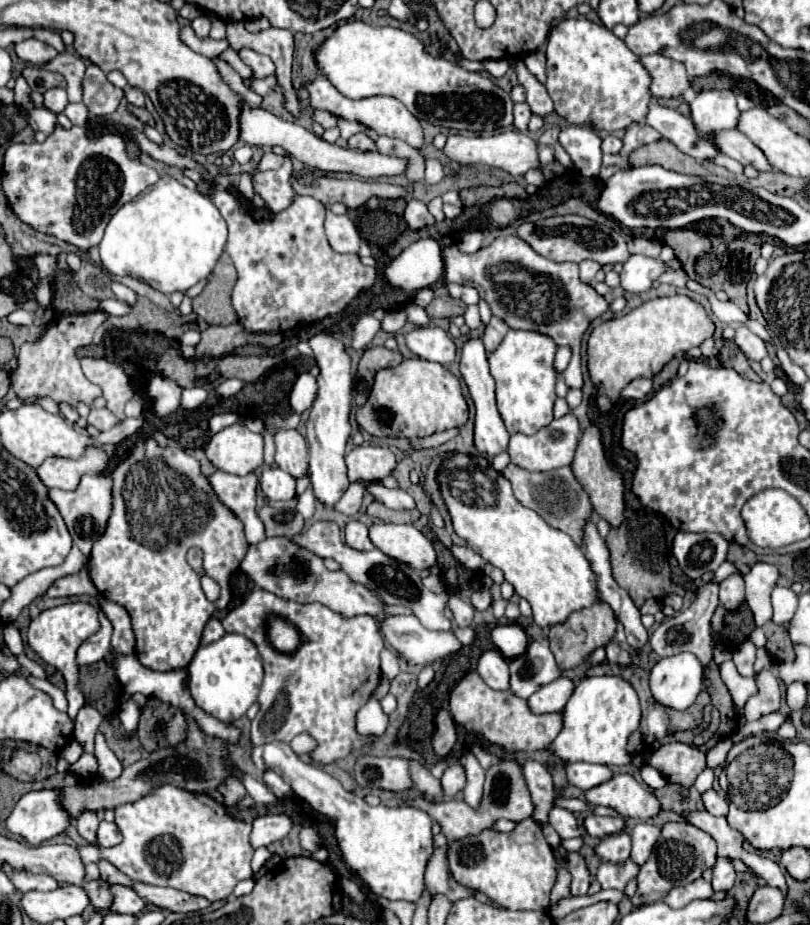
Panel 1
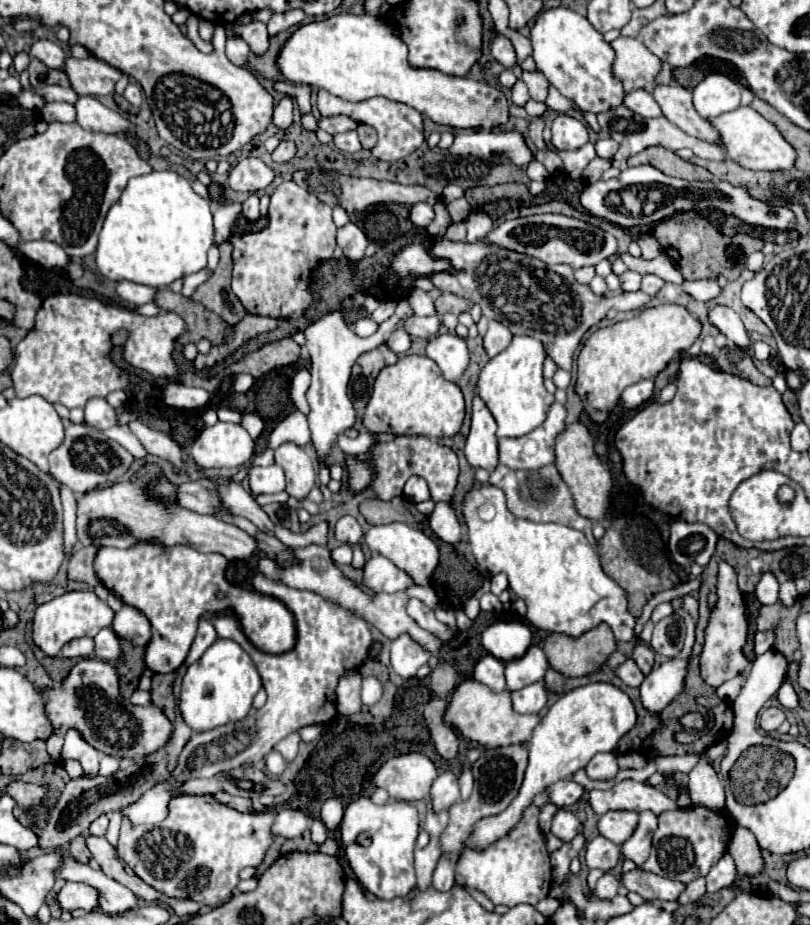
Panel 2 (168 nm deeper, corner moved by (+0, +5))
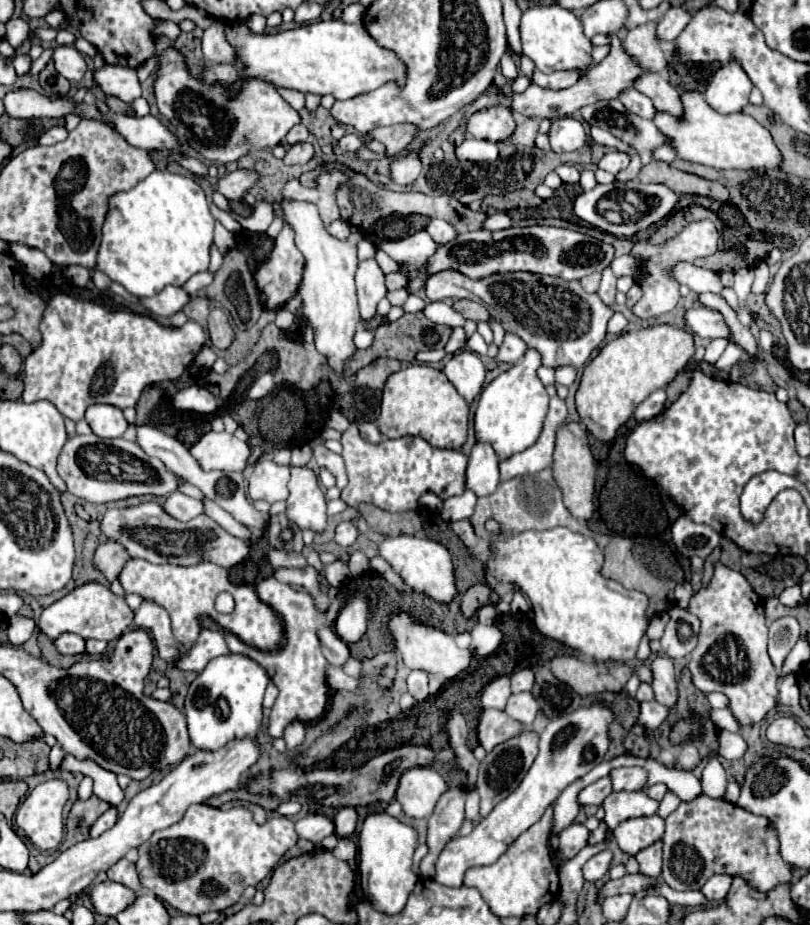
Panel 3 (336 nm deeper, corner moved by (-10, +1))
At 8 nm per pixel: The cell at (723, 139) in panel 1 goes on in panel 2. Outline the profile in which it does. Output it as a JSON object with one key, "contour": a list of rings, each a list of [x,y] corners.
{"contour":[[[675,81],[671,85],[655,85],[651,95],[659,103],[663,117],[681,131],[707,143],[717,143],[717,131],[695,111],[691,93],[685,87],[677,85]]]}

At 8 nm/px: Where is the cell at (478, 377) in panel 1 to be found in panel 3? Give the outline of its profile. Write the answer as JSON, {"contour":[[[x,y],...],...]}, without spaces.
{"contour":[[[479,441],[471,455],[467,467],[467,489],[475,491],[477,497],[489,495],[499,483],[499,457],[489,443]]]}

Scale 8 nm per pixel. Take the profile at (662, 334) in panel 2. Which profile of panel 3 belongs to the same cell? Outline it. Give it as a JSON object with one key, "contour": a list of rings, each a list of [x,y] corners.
{"contour":[[[653,325],[639,331],[627,331],[611,339],[599,355],[585,367],[581,385],[575,395],[577,411],[583,425],[599,441],[611,441],[617,429],[633,415],[635,407],[655,389],[665,387],[685,369],[695,353],[693,333],[673,325]]]}

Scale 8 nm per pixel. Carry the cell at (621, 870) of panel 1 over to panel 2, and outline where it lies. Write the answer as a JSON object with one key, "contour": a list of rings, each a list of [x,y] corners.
{"contour":[[[605,873],[597,881],[595,891],[593,891],[593,897],[597,897],[597,899],[613,899],[617,895],[617,889],[619,889],[619,879],[613,877],[611,873]]]}

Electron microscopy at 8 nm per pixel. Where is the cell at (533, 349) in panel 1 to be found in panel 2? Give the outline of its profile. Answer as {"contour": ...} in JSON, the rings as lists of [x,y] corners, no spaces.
{"contour":[[[517,335],[503,353],[493,357],[481,369],[477,393],[485,401],[497,423],[497,437],[523,437],[545,421],[549,405],[555,399],[543,385],[543,361],[543,345],[533,337]]]}

